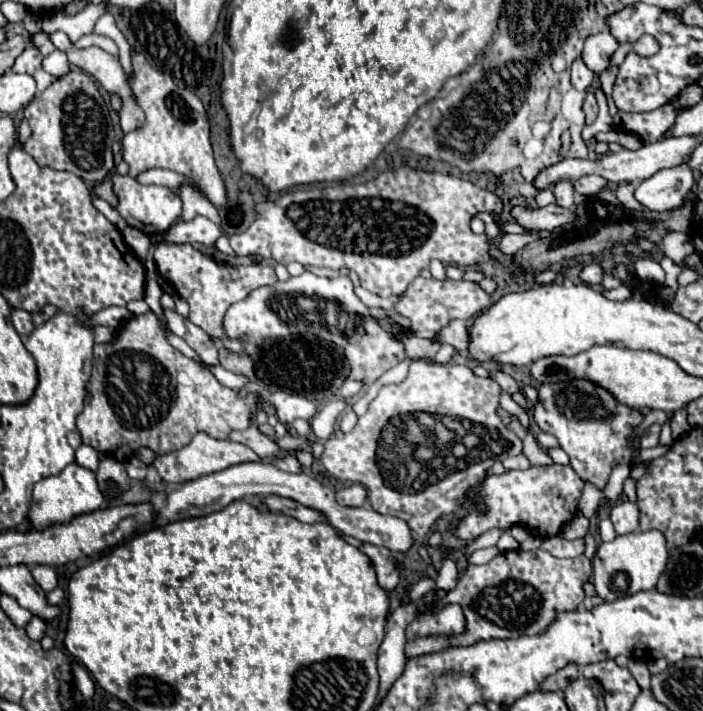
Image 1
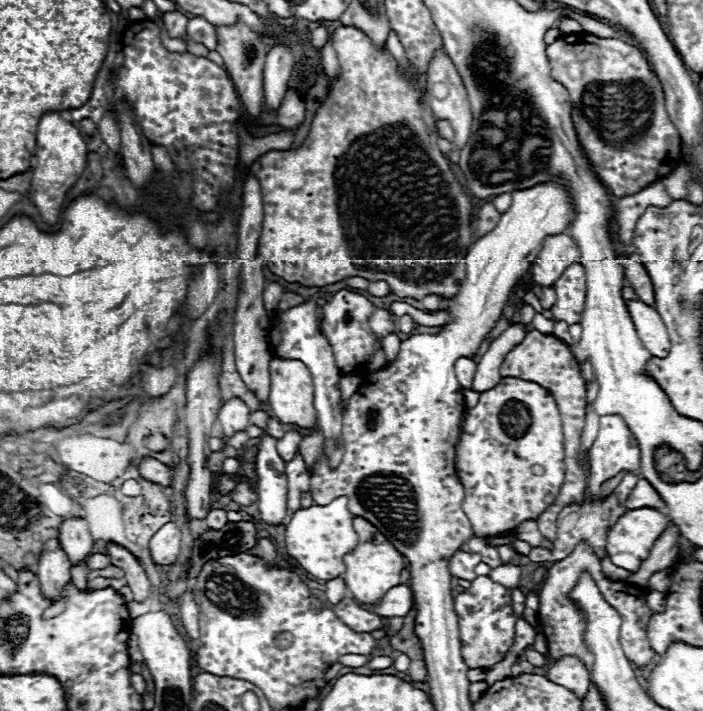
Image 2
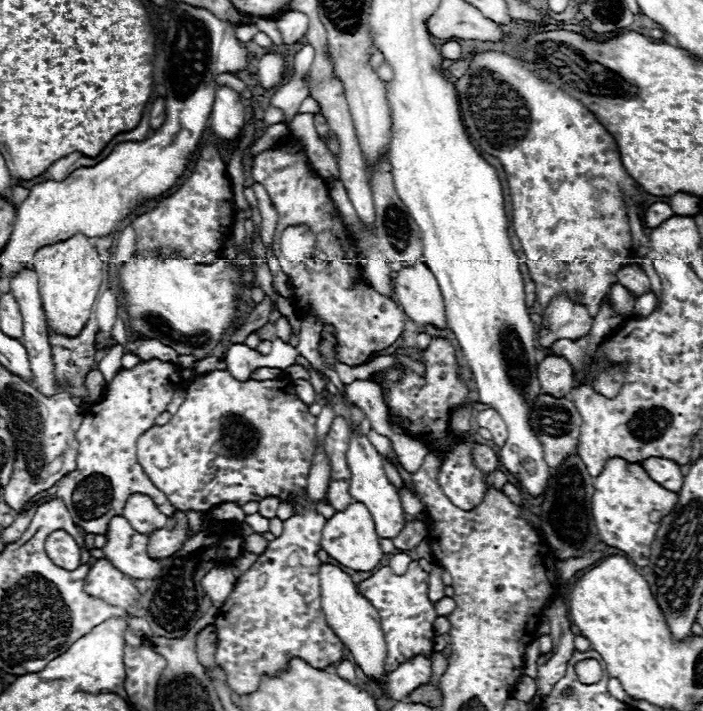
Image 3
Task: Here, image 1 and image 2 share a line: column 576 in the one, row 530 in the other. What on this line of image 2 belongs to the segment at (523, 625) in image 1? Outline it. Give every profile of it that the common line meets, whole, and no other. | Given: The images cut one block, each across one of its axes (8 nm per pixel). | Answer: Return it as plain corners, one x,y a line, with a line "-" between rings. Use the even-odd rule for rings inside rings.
628,472
622,482
618,484
618,488
614,490
614,494
610,498
606,498
602,504
600,502
594,502
594,500
588,500
584,502
582,506
566,506
560,514
558,514
558,520
556,520
556,526
558,526
558,532
556,532
556,542
554,542
554,550
546,550
546,548
532,548
528,558
532,562
558,562
562,558
566,558
574,546
580,542
580,540
588,540
592,544
592,548
596,550
598,558
602,558
606,554
606,532
610,530
610,526
616,524
616,520
628,510
624,506
624,498
628,498
628,494
632,492
632,488
636,486
638,482
638,476
634,476
632,472

